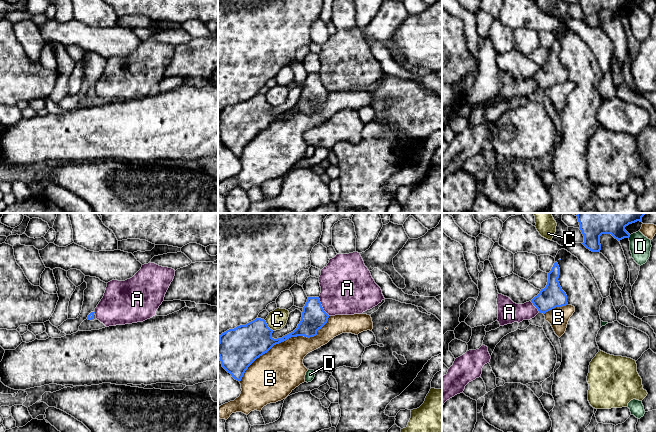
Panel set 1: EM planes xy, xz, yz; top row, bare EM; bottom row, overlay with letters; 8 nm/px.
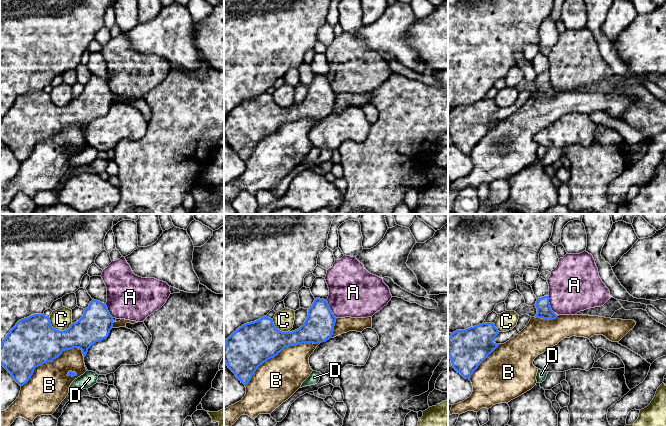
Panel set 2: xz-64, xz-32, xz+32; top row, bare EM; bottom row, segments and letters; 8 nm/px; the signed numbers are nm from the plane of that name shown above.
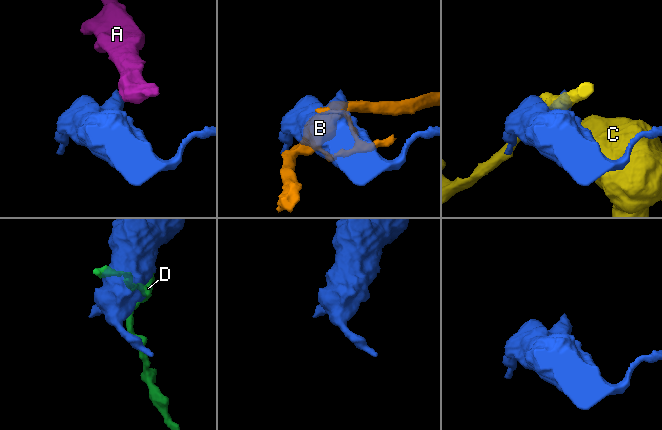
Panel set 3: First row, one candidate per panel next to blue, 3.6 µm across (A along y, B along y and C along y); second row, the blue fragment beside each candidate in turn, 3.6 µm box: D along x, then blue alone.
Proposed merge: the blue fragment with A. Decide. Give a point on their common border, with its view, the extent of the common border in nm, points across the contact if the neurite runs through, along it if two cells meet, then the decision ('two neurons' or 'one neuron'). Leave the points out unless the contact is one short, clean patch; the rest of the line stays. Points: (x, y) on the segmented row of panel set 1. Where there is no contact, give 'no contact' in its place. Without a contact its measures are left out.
meets blue in xz at (321, 306); contact 180 nm long; border along xz (318, 297), (322, 308), (329, 315); two neurons

